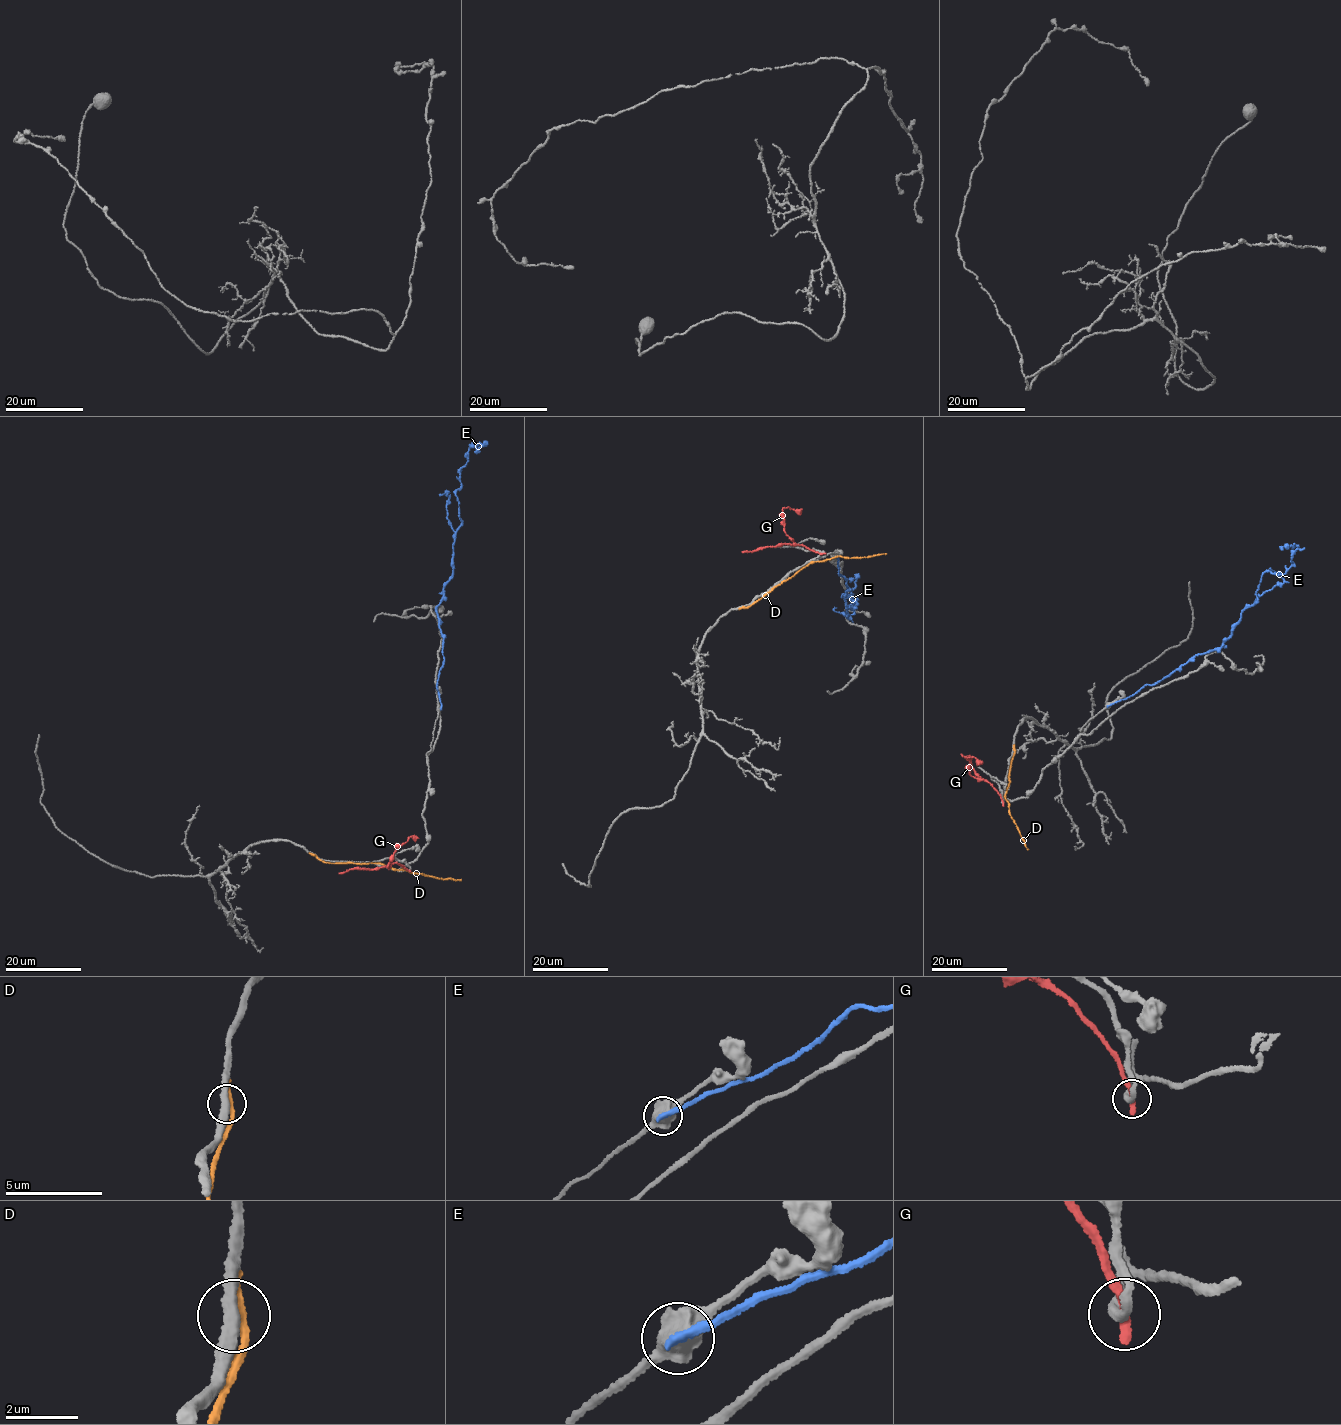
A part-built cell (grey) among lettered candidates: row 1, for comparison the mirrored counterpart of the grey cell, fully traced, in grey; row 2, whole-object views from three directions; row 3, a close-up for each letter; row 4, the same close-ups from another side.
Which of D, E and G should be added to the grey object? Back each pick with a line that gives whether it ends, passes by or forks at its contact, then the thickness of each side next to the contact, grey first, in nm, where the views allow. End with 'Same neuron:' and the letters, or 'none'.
Same neuron: none

